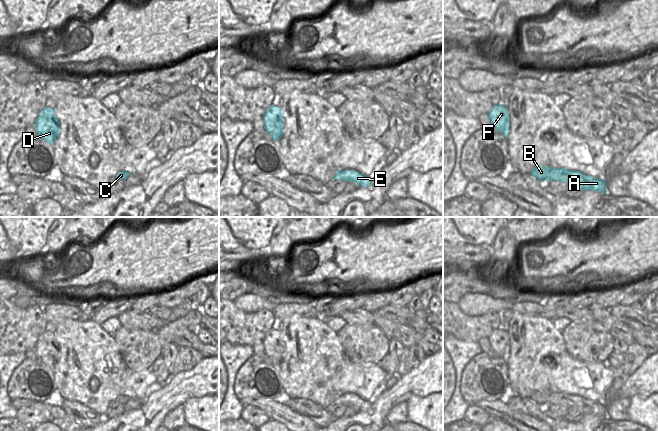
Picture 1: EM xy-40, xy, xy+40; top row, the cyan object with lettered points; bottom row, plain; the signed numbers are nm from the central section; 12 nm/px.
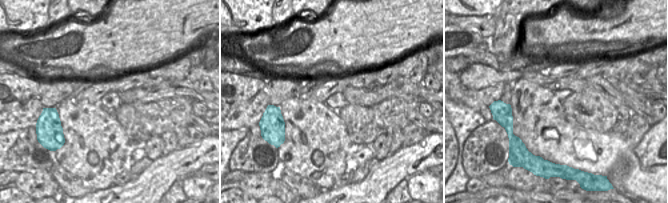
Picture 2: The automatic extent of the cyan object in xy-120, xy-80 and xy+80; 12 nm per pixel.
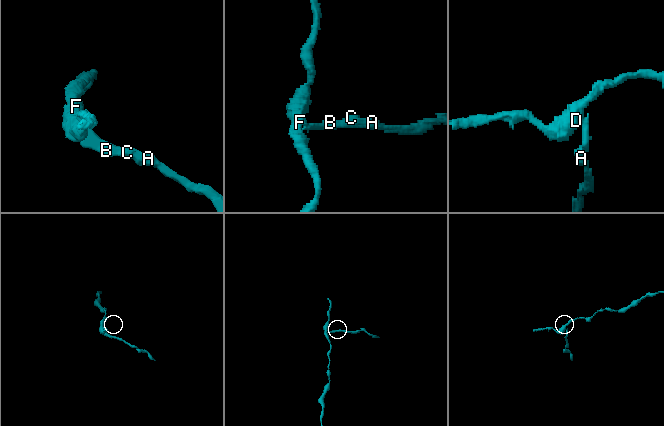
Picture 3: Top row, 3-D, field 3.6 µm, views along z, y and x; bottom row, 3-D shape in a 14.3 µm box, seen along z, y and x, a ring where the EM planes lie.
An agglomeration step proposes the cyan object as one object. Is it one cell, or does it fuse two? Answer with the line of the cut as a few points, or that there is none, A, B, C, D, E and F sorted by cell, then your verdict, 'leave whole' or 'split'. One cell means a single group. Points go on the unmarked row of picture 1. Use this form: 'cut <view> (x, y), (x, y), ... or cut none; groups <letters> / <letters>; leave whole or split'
cut xy+40 (508, 345), (502, 356); groups A B C E / D F; split

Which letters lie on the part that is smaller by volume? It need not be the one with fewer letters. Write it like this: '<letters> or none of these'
A, B, C, E

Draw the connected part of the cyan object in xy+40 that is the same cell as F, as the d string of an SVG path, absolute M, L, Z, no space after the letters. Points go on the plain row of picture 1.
M497 328L492 331L488 337L488 341L491 346L491 351L501 357L504 356L506 348L510 345L508 332L503 328Z

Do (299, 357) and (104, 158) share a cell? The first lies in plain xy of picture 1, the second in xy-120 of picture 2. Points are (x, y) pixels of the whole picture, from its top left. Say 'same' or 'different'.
same

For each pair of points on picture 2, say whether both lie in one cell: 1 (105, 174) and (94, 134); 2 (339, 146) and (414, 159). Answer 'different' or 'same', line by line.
1: same
2: different

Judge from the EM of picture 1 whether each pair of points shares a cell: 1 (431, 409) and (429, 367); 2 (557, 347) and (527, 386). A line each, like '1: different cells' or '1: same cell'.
1: different cells
2: same cell

